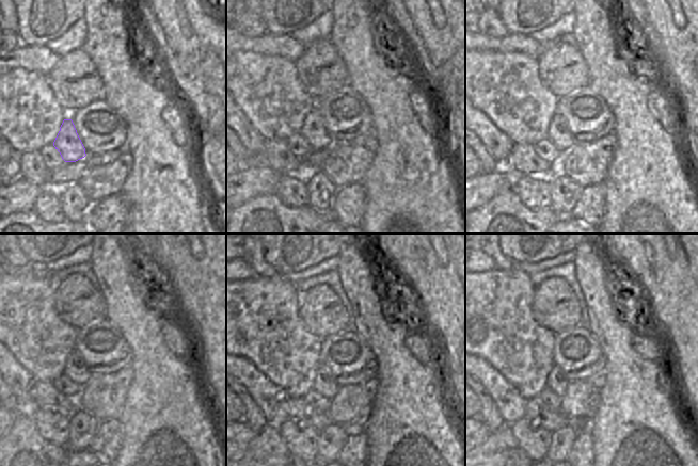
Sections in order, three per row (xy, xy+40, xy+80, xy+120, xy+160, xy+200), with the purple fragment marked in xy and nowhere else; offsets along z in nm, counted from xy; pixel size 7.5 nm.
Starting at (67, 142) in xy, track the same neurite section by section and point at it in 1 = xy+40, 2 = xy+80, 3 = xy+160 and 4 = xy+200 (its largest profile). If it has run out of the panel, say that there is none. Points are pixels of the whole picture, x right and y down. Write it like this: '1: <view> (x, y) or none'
1: xy+40 (306, 142)
2: xy+80 (550, 142)
3: xy+160 (324, 383)
4: xy+200 (558, 382)

